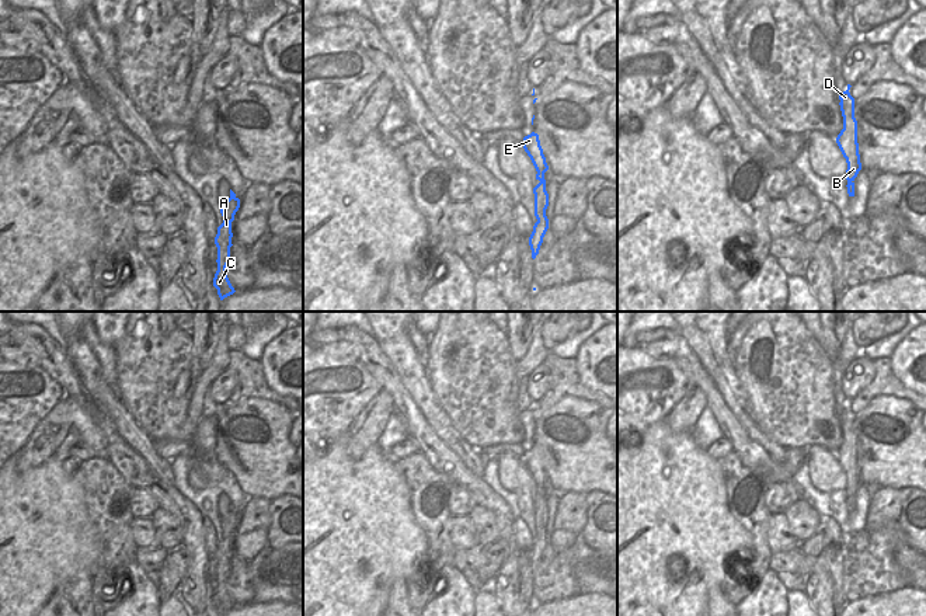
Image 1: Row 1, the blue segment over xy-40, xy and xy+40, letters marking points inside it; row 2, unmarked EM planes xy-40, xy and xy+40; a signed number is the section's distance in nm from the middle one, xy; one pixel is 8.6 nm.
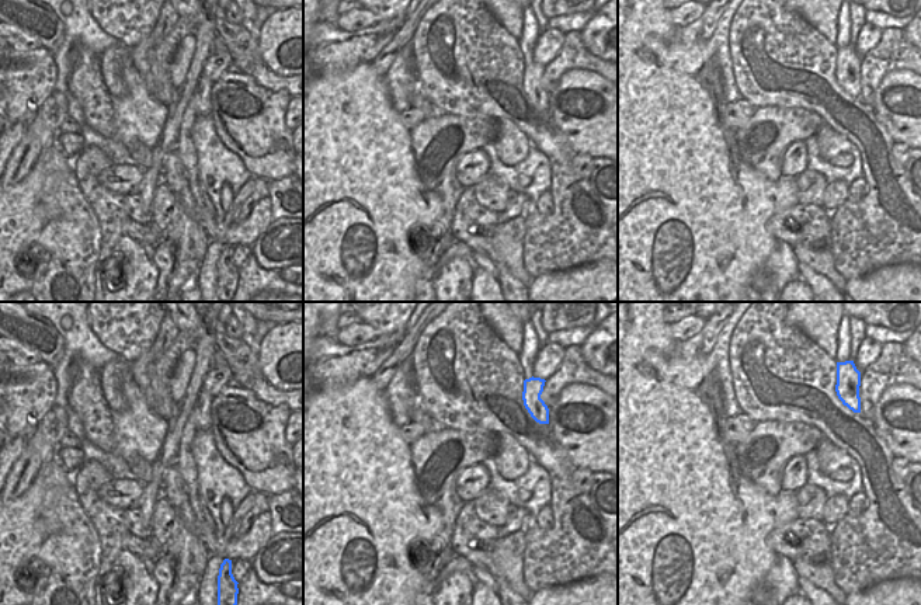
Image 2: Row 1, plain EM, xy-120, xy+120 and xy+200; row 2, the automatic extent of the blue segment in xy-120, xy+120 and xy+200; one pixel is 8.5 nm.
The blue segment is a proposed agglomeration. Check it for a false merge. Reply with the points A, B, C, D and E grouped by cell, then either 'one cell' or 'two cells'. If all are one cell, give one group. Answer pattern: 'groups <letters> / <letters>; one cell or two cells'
groups A B C D E; one cell

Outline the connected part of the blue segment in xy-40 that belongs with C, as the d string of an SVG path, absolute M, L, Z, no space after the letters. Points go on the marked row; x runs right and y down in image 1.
M230 189L230 198L220 205L223 223L217 227L217 234L215 237L215 244L217 247L217 271L213 278L213 286L217 289L220 300L236 292L226 275L226 267L230 261L230 247L233 246L232 222L234 220L234 215L239 208L240 199Z

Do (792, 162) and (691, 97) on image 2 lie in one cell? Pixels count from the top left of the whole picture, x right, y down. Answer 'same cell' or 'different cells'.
different cells

